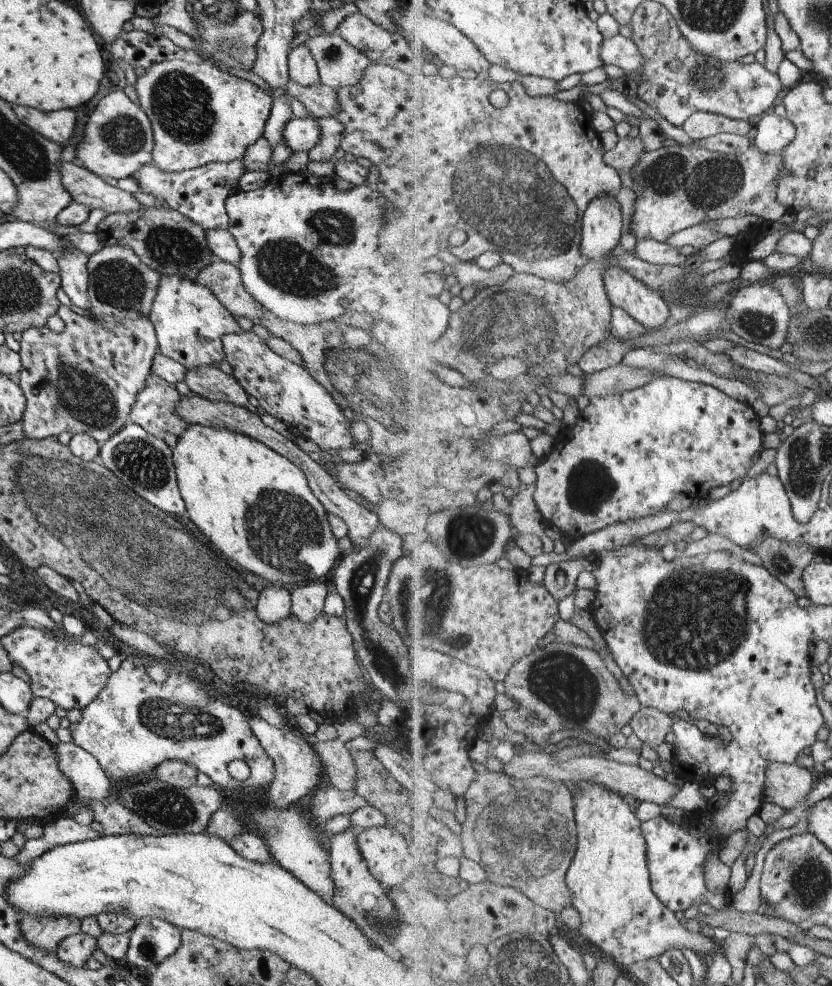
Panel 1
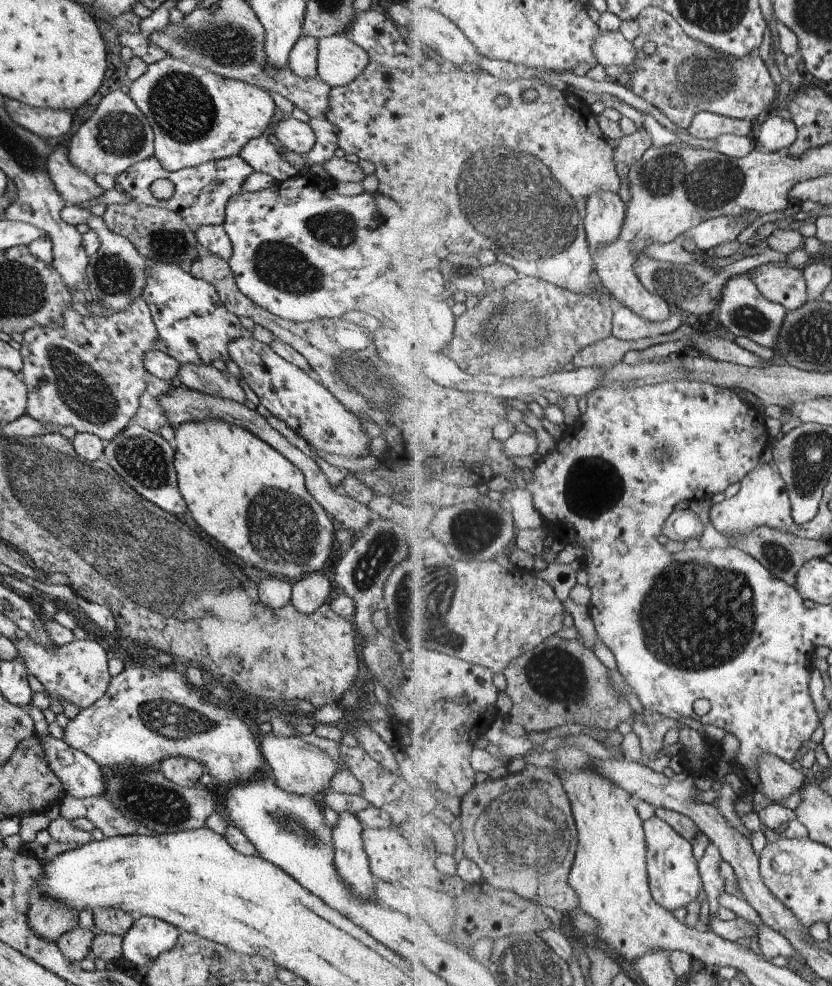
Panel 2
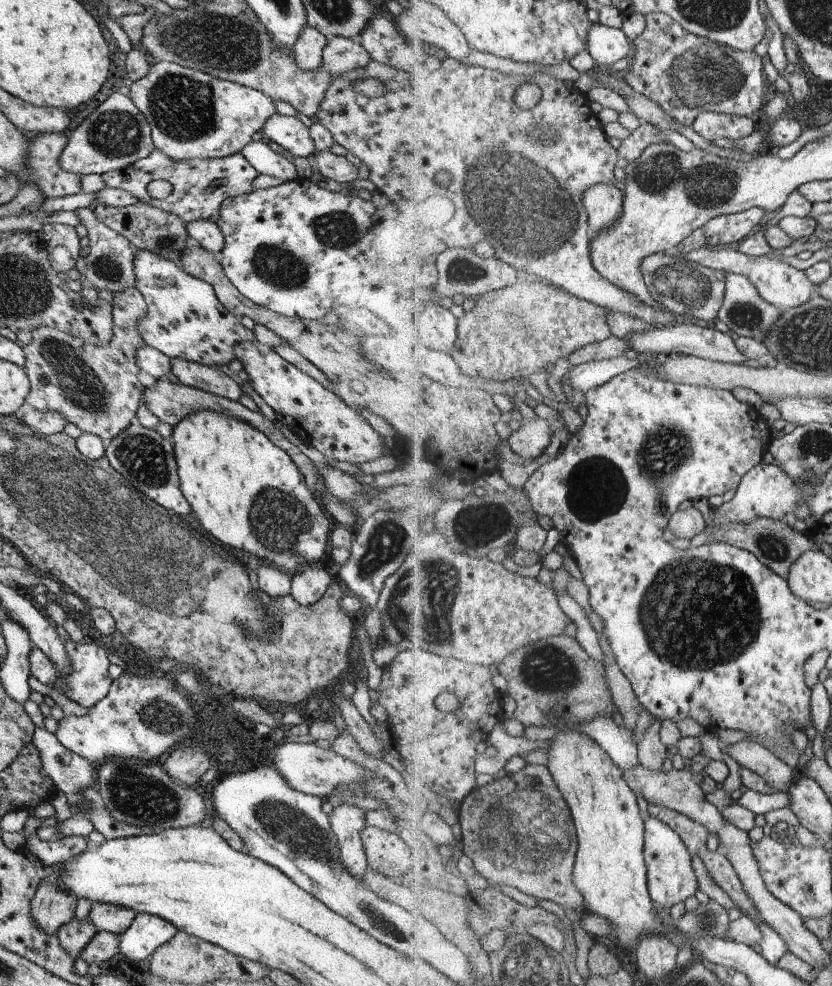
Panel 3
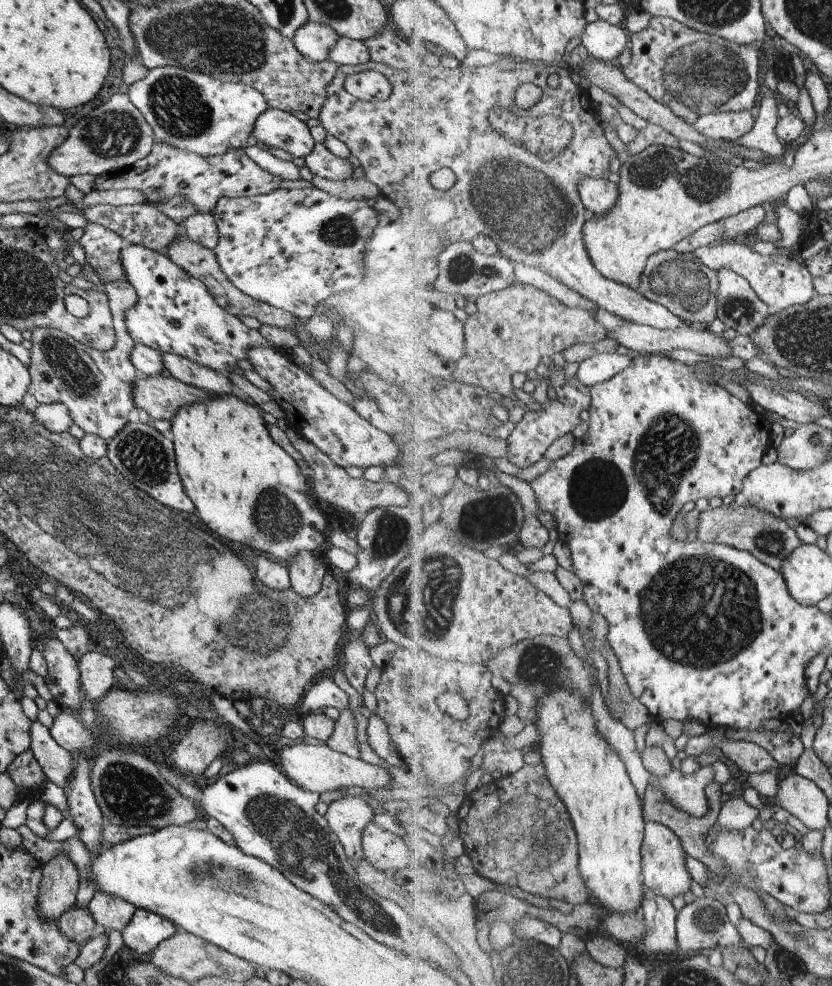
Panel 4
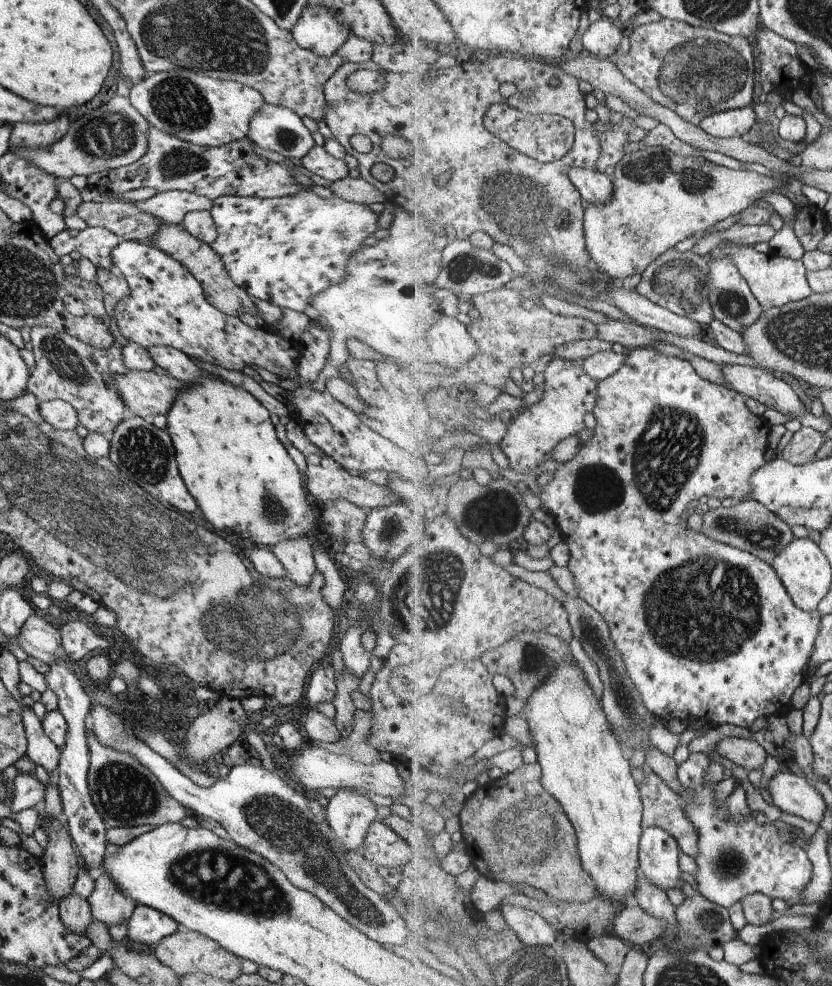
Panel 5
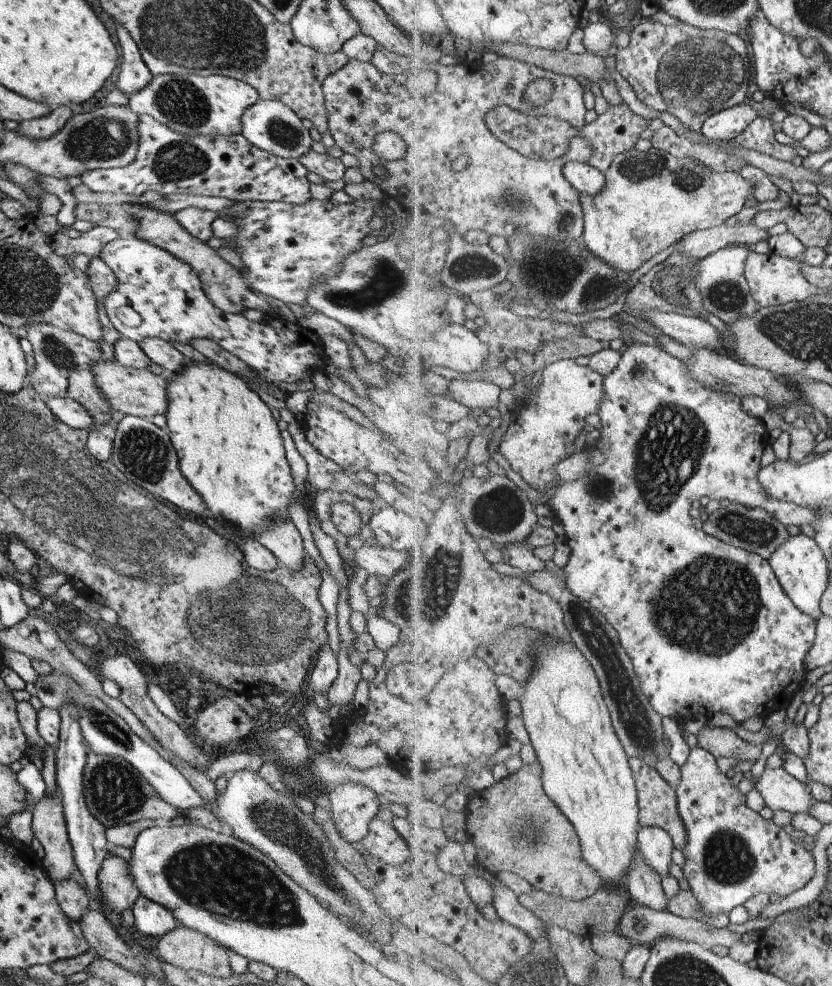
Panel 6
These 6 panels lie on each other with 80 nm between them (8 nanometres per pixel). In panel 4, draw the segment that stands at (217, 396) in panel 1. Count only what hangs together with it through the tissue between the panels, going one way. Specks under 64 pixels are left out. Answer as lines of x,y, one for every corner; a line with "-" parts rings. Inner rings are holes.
172,352
159,353
163,366
173,378
213,395
232,395
227,375
195,364

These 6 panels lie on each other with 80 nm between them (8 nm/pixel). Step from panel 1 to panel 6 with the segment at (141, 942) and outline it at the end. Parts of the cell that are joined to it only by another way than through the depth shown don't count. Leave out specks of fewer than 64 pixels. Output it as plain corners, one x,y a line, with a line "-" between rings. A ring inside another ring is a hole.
143,896
131,906
133,926
145,936
163,936
175,928
174,918
167,910

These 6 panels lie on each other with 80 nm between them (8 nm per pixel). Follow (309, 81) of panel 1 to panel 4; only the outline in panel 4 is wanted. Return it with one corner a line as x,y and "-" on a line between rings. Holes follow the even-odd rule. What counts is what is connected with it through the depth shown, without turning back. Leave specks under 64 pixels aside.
307,19
292,36
293,44
305,59
318,63
328,58
330,48
340,36
323,23

